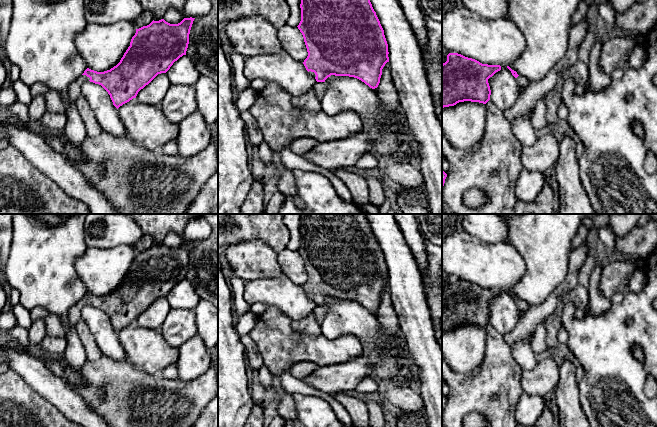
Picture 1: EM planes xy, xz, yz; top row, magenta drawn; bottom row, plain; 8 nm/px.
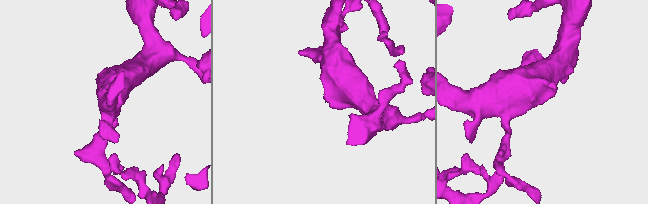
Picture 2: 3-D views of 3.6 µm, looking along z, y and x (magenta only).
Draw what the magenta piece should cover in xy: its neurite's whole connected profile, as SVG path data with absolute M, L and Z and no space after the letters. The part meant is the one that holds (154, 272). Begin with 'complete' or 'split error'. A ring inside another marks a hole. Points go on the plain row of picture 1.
split error; M192 241L184 242L178 248L170 248L164 243L153 244L149 249L136 253L130 270L116 290L104 296L97 296L87 292L79 302L68 309L67 319L69 324L72 328L75 328L81 318L81 311L86 305L101 309L108 316L113 329L117 333L136 322L138 316L158 298L166 297L175 285L186 279L189 258L194 243Z

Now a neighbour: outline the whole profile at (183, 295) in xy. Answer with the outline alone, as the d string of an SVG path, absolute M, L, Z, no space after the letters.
M183 279L175 285L166 298L171 309L191 310L194 309L201 300L192 284L187 279Z

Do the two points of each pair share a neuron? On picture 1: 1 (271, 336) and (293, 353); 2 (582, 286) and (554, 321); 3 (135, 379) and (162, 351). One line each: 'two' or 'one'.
1: one
2: one
3: two

